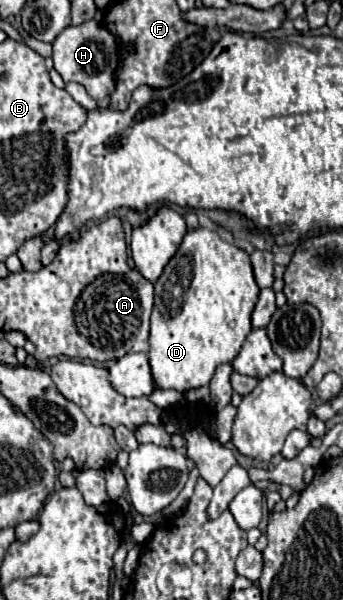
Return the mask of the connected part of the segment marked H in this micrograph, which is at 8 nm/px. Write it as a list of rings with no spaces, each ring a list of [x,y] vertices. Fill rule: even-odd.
[[[95,20],[83,22],[81,26],[69,26],[53,42],[53,62],[65,82],[83,84],[91,98],[105,102],[105,98],[113,94],[113,74],[117,72],[119,62],[117,38],[113,38],[113,34]]]

